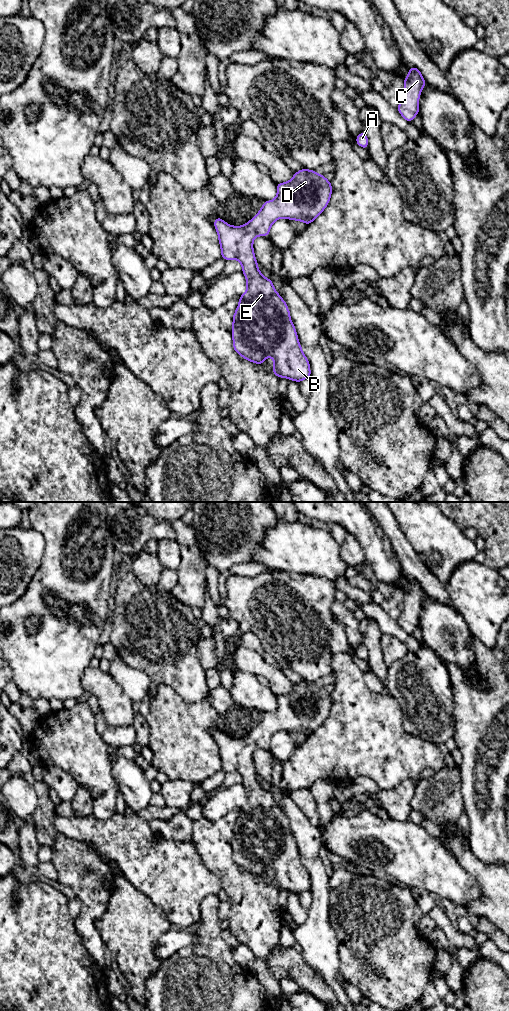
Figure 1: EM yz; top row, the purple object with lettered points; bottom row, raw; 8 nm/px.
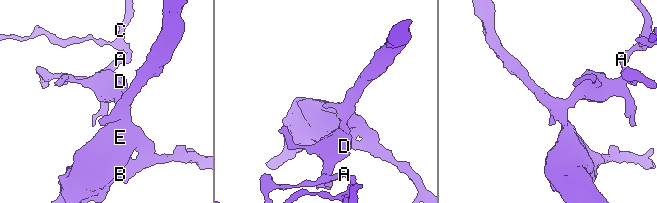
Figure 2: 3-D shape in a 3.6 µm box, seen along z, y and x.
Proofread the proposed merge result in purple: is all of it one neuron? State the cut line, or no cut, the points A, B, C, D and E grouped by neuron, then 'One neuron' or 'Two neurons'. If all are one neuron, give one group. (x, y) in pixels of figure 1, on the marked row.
No split. Groups: A B C D E. One neuron

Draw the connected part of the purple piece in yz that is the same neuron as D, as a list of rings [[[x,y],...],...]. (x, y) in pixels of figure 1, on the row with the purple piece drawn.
[[[303,168],[295,172],[293,178],[285,183],[277,183],[277,197],[271,201],[264,201],[261,210],[245,225],[230,226],[220,217],[215,218],[214,227],[218,233],[218,239],[221,247],[221,256],[225,261],[236,259],[242,264],[242,272],[247,281],[246,292],[239,298],[238,307],[233,315],[232,338],[233,348],[236,353],[255,364],[263,364],[268,356],[274,361],[272,373],[278,378],[288,378],[296,382],[311,378],[310,363],[302,351],[298,341],[298,336],[294,324],[290,318],[290,311],[286,302],[277,293],[274,285],[269,278],[265,278],[258,269],[258,263],[253,251],[253,240],[258,236],[268,236],[271,225],[280,218],[302,221],[306,225],[313,222],[326,208],[332,194],[331,182],[324,175],[320,175],[313,170]]]

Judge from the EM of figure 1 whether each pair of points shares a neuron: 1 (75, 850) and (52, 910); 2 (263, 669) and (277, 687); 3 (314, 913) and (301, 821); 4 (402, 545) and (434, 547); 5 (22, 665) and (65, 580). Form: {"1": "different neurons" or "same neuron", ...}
{"1": "different neurons", "2": "same neuron", "3": "same neuron", "4": "different neurons", "5": "same neuron"}

